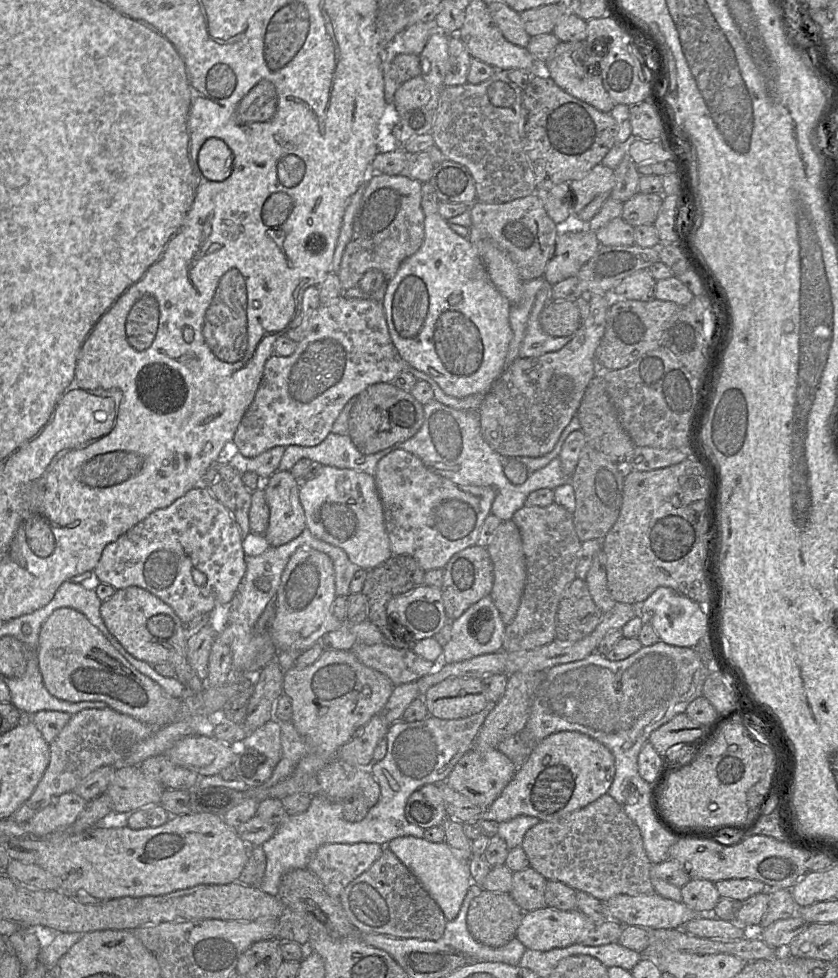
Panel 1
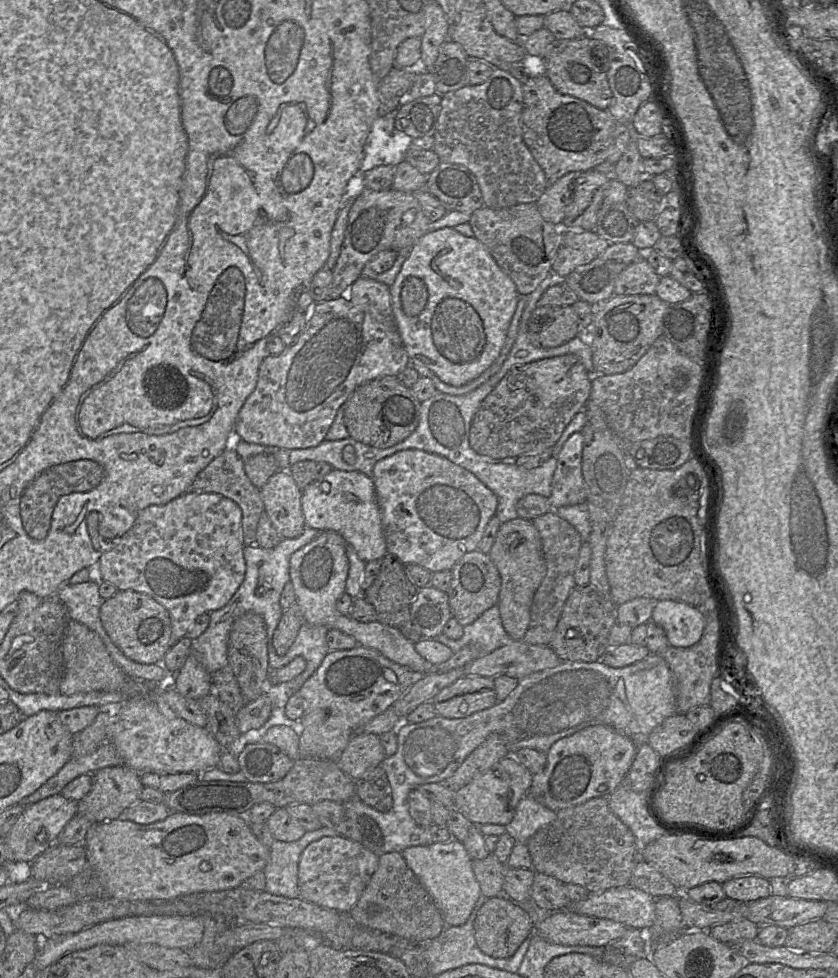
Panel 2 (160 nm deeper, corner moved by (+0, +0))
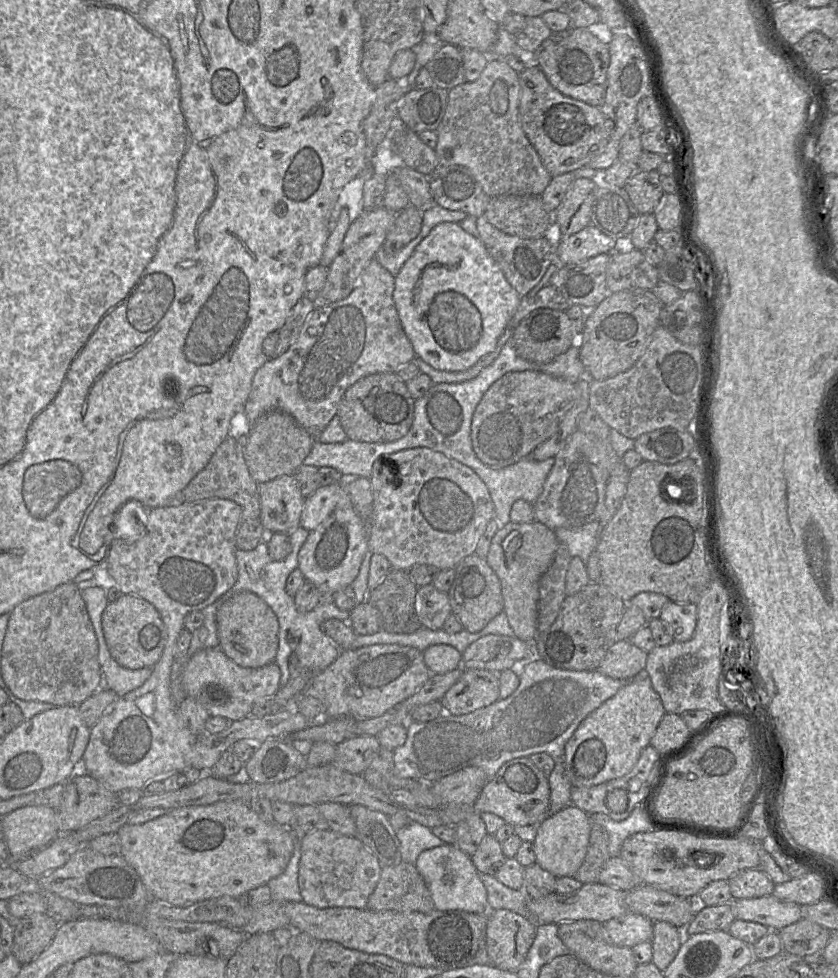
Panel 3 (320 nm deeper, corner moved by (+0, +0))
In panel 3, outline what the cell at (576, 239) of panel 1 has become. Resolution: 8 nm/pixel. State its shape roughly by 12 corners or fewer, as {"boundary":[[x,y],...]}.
{"boundary":[[589,224],[562,236],[561,264],[613,252],[616,239]]}

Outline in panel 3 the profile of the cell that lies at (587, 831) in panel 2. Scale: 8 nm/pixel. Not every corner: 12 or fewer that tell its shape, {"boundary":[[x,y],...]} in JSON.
{"boundary":[[592,823],[587,853],[574,878],[600,883],[610,858],[606,831]]}

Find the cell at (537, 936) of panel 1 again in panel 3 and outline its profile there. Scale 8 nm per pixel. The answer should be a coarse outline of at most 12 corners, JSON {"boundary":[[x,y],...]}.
{"boundary":[[627,912],[603,925],[610,941],[632,948],[653,938],[653,921]]}

